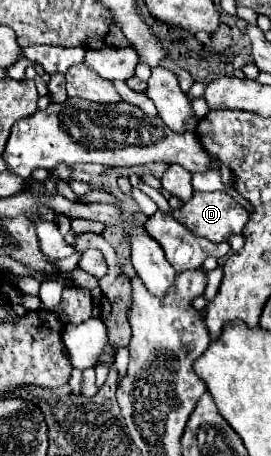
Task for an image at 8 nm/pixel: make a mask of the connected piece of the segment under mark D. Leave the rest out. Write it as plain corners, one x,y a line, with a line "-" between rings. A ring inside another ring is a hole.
195,191
175,219
209,241
227,241
231,235
243,231
249,221
249,211
223,191

